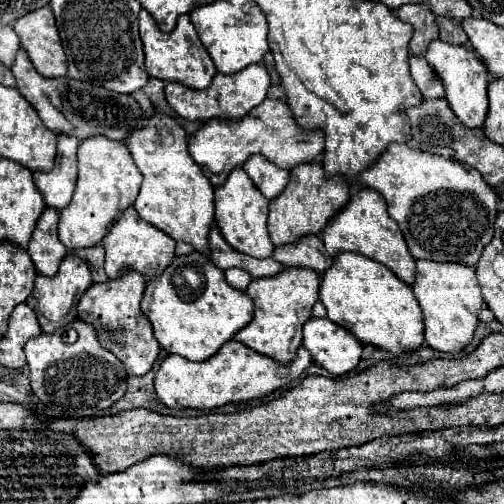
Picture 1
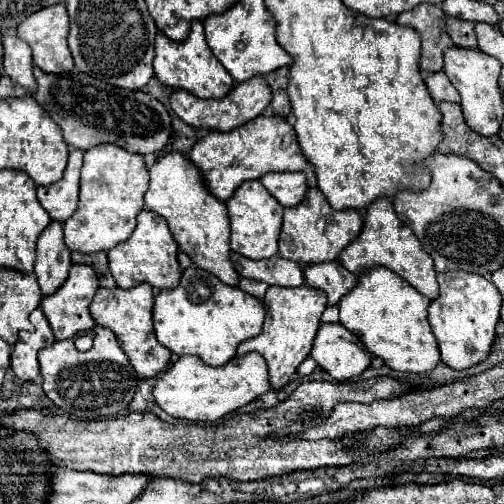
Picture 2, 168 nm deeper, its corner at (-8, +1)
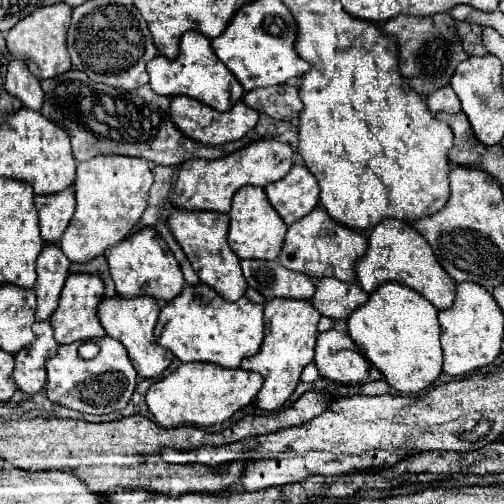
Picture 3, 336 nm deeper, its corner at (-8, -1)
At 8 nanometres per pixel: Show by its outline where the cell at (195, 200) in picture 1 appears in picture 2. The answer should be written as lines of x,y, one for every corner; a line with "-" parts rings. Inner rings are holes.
168,150
164,156
154,160
148,172
150,188
144,196
146,208
160,214
168,222
174,240
196,266
216,274
224,284
236,286
238,274
230,262
230,224
226,204
208,192
196,164
192,164
184,154

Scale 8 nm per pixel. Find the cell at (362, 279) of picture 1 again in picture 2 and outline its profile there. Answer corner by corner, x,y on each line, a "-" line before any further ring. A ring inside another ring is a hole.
372,266
358,274
356,286
340,298
340,324
356,334
364,346
390,368
400,372
430,372
440,362
438,342
428,324
430,300
412,288
404,278
384,266

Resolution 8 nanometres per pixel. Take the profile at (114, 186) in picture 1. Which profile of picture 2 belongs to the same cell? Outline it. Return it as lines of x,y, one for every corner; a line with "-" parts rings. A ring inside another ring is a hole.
100,144
84,152
80,202
76,212
64,222
64,240
70,250
84,254
110,250
126,240
136,216
144,208
144,194
148,190
148,168
140,154
132,154
116,144

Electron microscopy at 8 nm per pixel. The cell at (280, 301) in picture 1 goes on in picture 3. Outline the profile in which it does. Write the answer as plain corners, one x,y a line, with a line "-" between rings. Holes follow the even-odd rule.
272,300
264,304
264,322
266,336
262,348
256,356
244,358
240,368
258,372
264,378
264,386
256,396
256,406
262,410
278,410
292,396
300,382
300,374
304,366
314,360
314,344
316,344
316,324
320,320
320,312
312,306
312,302
304,300

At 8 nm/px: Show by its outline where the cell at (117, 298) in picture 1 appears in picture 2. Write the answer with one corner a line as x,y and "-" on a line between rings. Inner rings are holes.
138,284
130,290
122,290
122,288
98,288
96,296
90,304
90,314
96,320
96,324
110,328
116,338
120,348
124,350
124,354
128,356
130,364
134,366
136,374
140,378
152,378
156,374
160,374
168,362
170,362
170,350
164,348
154,334
152,328
152,302
154,302
154,292
150,284

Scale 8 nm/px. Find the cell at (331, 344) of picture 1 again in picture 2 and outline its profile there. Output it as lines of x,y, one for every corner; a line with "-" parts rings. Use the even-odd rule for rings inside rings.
340,322
320,324
310,356
336,380
362,374
372,360
360,338
348,332

